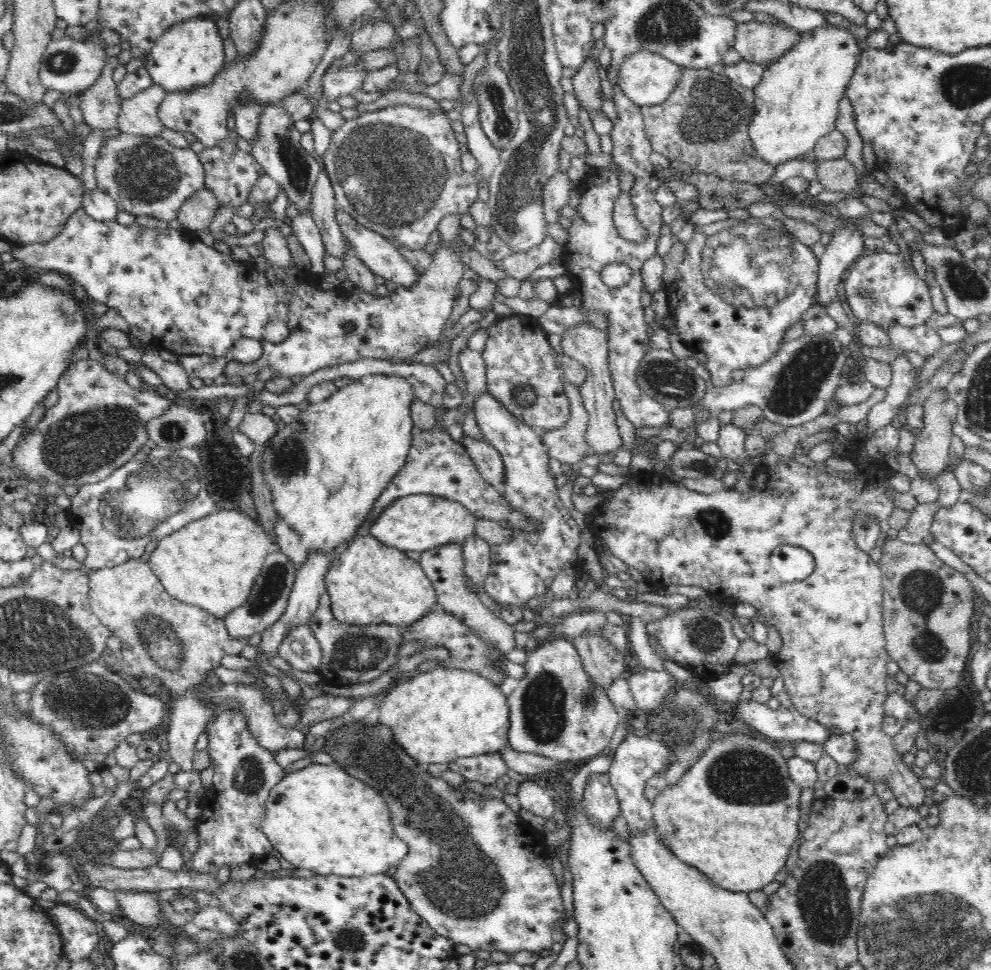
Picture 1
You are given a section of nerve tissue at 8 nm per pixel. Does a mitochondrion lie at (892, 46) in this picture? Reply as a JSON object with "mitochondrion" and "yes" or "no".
{"mitochondrion":"no"}

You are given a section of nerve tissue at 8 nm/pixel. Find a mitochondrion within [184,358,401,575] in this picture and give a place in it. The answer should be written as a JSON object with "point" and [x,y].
{"point":[289,460]}

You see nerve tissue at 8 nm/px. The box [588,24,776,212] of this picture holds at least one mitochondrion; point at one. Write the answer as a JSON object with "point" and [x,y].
{"point":[713,115]}

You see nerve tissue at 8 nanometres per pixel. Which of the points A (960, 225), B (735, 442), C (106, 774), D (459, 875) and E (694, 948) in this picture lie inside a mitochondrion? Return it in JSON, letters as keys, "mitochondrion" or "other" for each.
{"A":"other","B":"other","C":"other","D":"mitochondrion","E":"other"}

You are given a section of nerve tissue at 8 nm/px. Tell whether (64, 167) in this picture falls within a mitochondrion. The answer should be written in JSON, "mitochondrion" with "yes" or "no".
{"mitochondrion":"no"}

